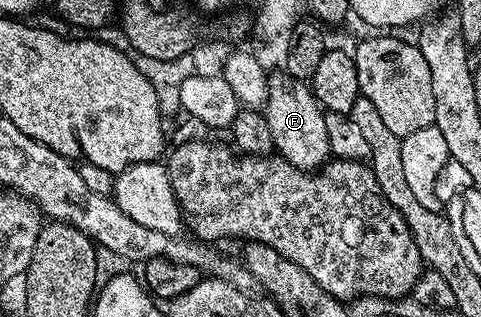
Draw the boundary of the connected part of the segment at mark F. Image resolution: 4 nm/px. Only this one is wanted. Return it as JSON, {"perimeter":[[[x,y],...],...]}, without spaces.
{"perimeter":[[[283,70],[277,72],[277,76],[269,75],[269,98],[262,109],[270,126],[274,149],[290,166],[304,172],[315,172],[328,163],[332,150],[330,138],[326,134],[325,110],[305,81],[296,80]]]}

